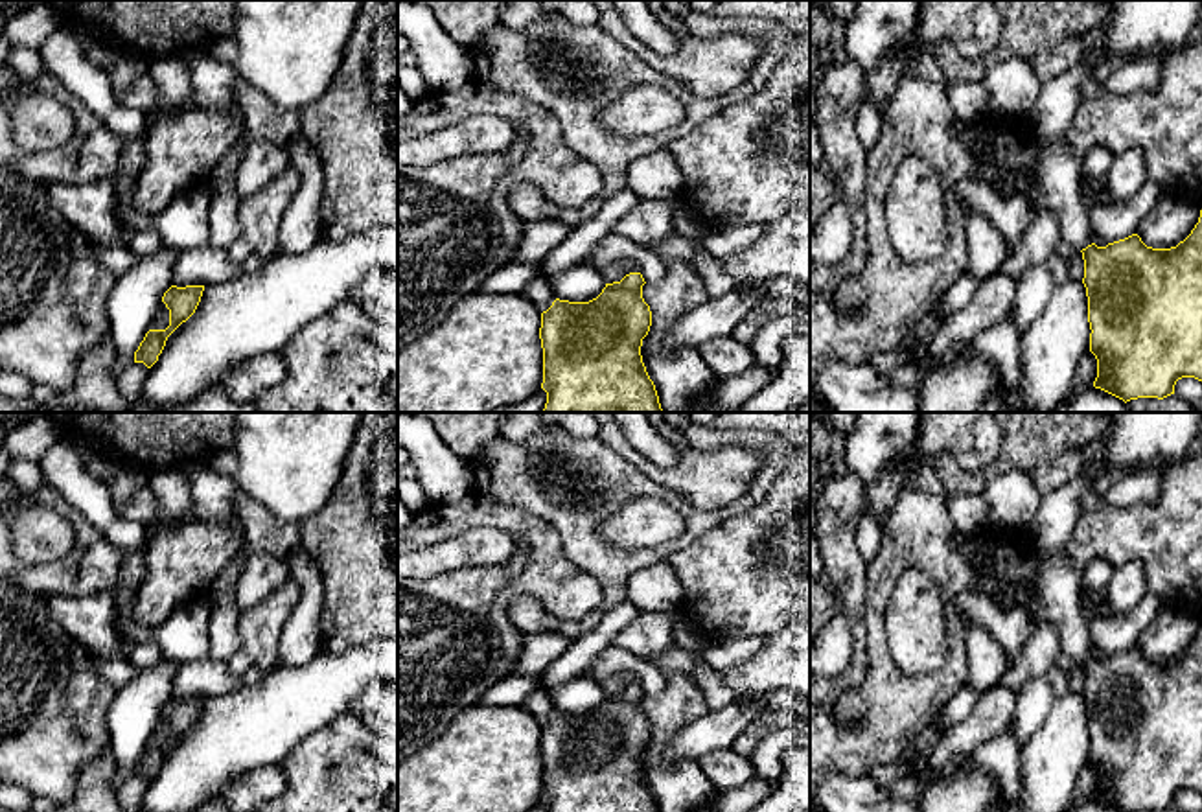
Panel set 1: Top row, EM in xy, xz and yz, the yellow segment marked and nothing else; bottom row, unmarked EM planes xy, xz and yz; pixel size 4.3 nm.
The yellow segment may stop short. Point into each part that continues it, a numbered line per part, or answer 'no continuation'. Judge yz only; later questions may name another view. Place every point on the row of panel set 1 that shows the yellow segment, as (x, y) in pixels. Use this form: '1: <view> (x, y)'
1: yz (1055, 183)

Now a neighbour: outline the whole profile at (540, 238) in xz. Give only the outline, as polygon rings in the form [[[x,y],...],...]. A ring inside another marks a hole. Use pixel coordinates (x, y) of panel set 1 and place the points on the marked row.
[[[539,219],[525,223],[519,249],[514,261],[532,263],[545,260],[569,234],[571,230],[552,219]]]

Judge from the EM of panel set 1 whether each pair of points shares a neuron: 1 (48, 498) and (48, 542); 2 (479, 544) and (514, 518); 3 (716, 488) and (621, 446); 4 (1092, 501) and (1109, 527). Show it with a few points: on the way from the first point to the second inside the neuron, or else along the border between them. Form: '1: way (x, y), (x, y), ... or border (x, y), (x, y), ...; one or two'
1: border (34, 499), (50, 505), (72, 525), (72, 544); two
2: border (457, 533), (468, 527), (496, 525), (516, 542); two
3: way (693, 477), (663, 477), (645, 464); one
4: border (1103, 501), (1083, 512); two

